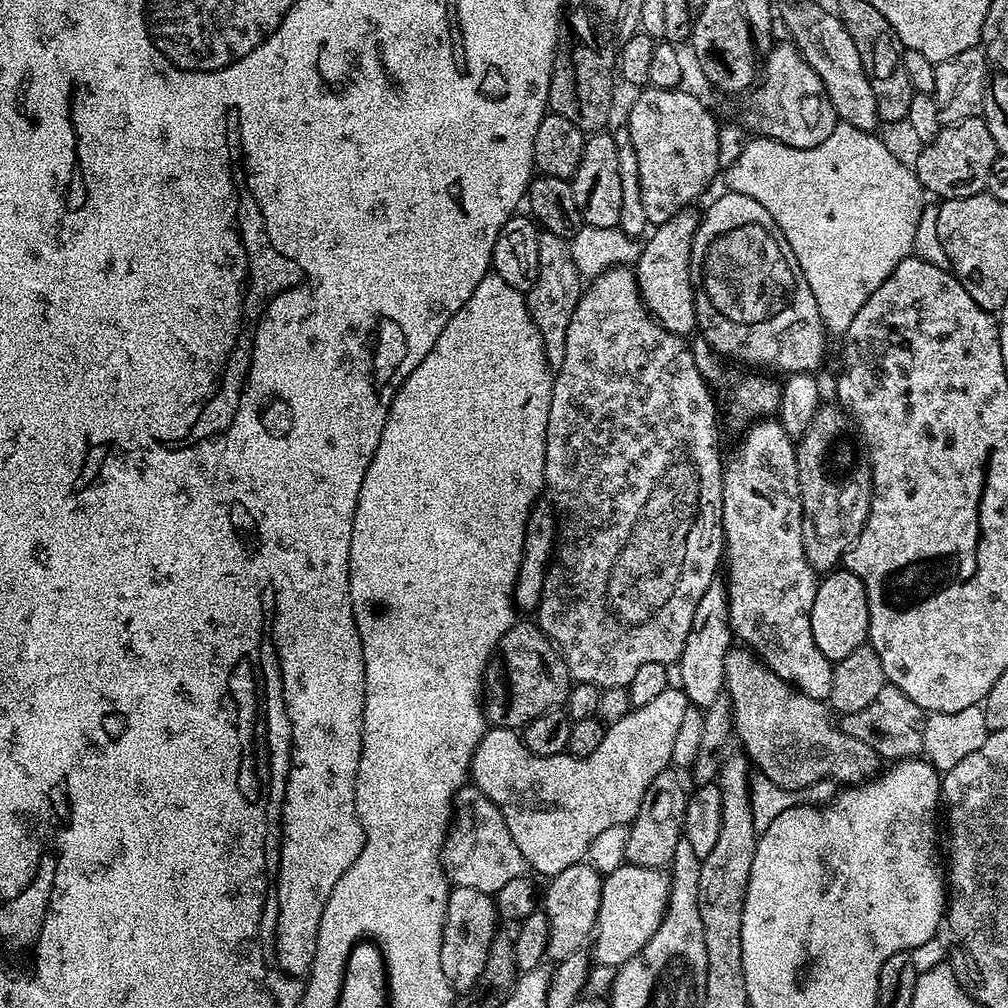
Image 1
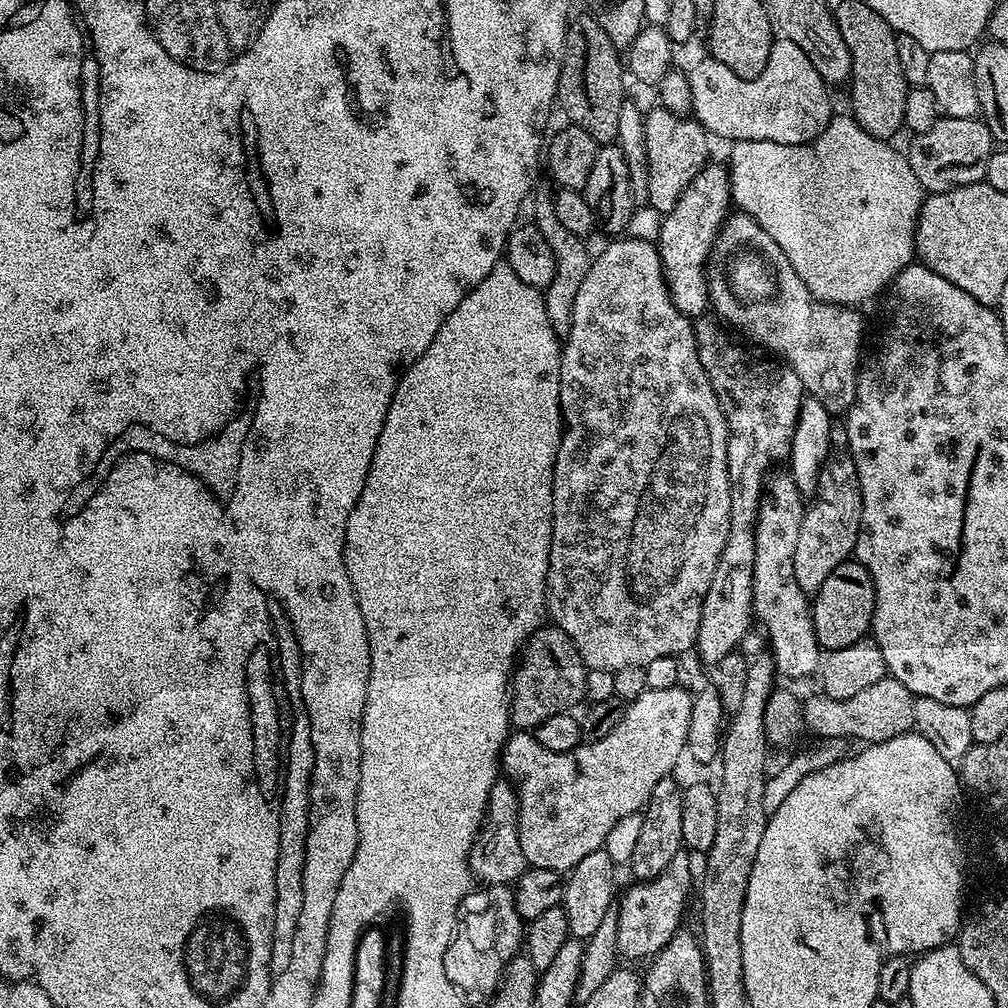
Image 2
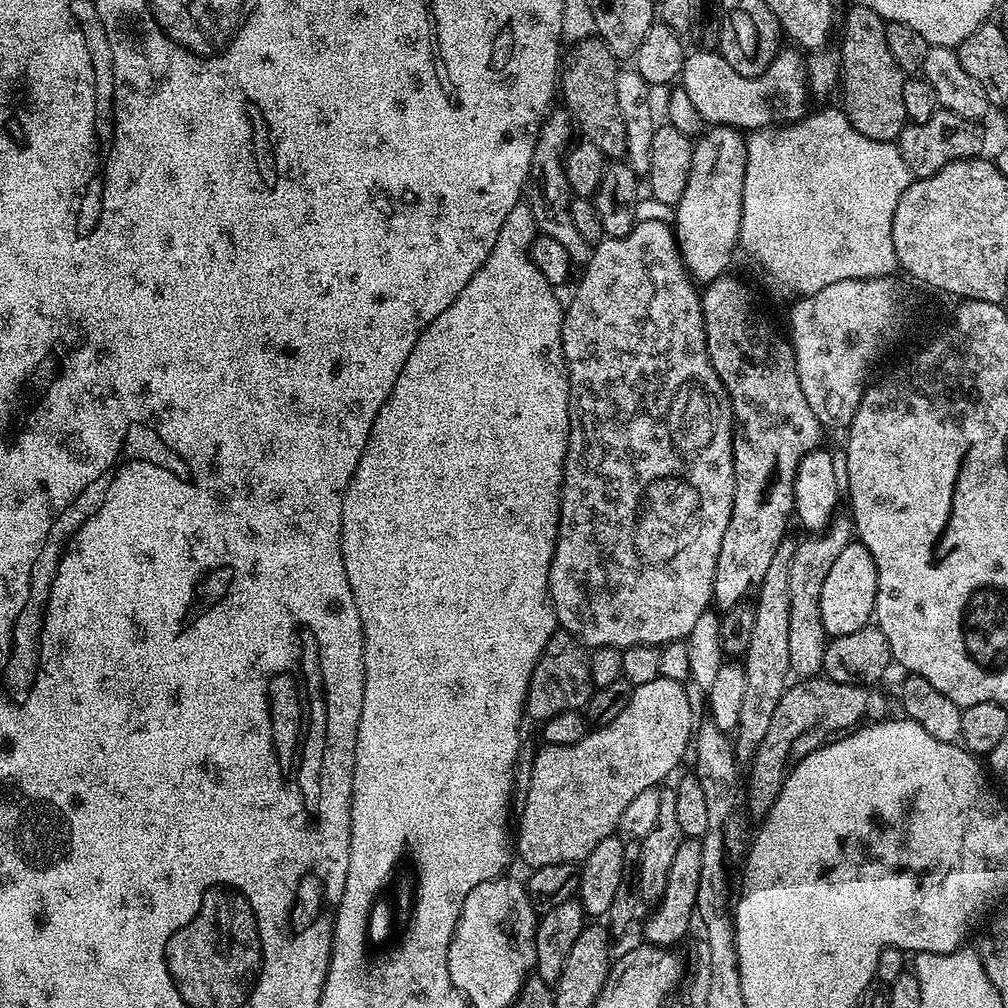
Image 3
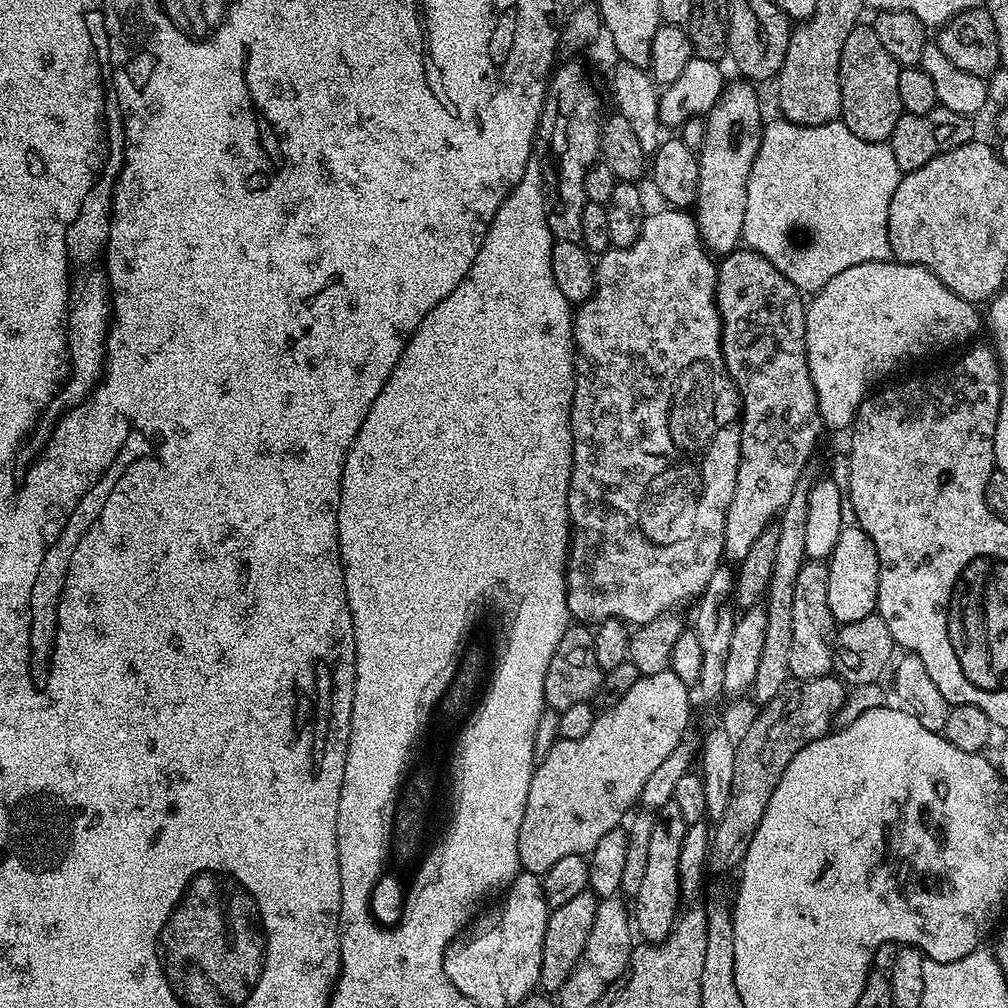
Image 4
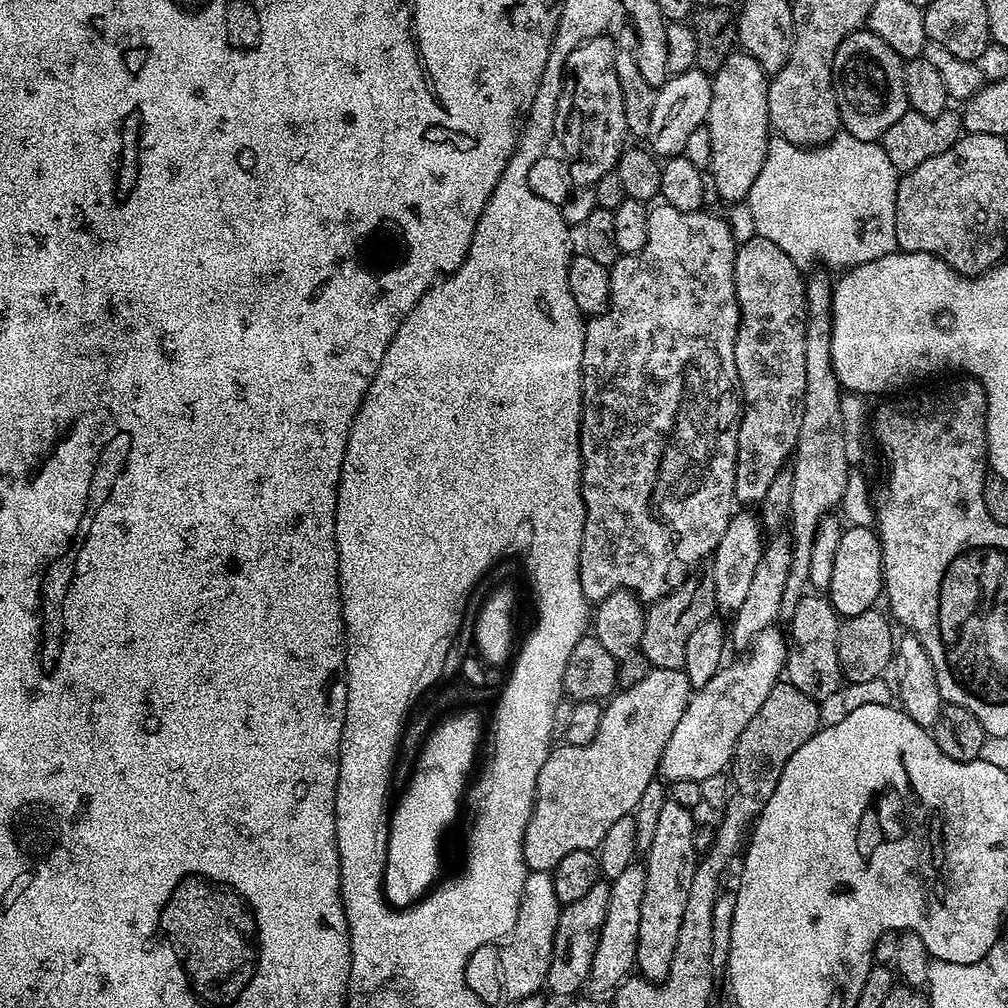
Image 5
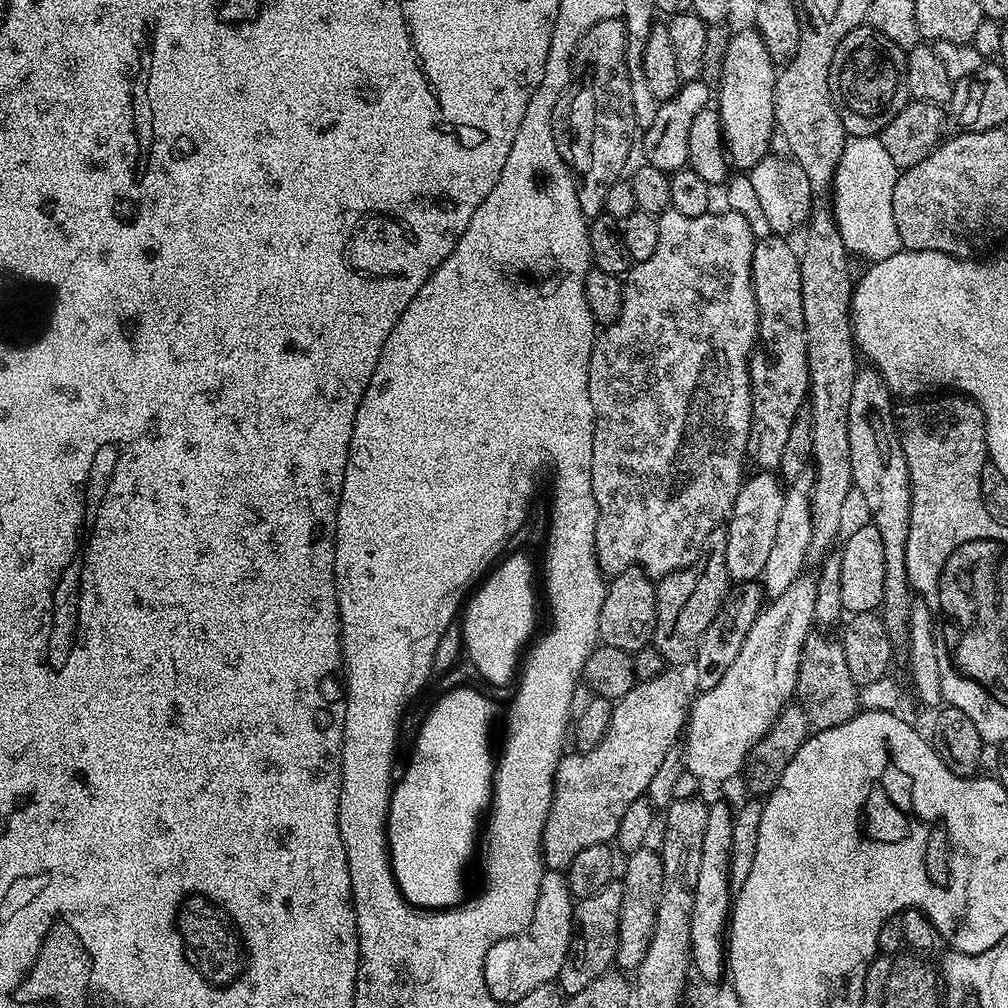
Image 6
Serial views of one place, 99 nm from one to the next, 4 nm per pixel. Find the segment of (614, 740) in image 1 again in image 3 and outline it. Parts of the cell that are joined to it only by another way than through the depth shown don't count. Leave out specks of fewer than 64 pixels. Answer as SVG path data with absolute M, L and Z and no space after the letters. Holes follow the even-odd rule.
M665 676L654 678L654 682L637 684L632 689L626 710L622 710L610 726L592 728L581 740L574 742L574 746L540 746L536 757L530 760L532 777L528 791L522 796L524 809L520 812L520 829L514 832L515 851L528 863L529 869L585 860L602 838L619 829L622 810L626 810L642 790L660 786L679 766L680 759L689 755L694 740L694 723L692 704L684 687L681 681Z

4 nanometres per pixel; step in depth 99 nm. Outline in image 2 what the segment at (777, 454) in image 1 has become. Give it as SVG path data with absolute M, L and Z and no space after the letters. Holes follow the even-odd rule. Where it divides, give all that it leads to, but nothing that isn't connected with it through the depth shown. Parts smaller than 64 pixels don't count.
M772 474L767 477L764 494L760 498L760 509L756 515L752 610L758 624L764 627L764 632L768 635L769 646L767 645L767 647L770 649L772 662L776 666L777 673L781 677L789 676L792 680L804 680L807 676L815 677L822 667L822 649L816 640L810 598L802 590L802 586L798 586L798 578L794 578L794 546L798 546L798 530L802 526L806 502L791 475L776 475Z

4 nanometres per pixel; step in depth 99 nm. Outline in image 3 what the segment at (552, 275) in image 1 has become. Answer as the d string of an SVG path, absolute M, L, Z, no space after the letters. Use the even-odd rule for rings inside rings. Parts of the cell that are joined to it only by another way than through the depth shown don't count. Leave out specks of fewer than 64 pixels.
M553 111L540 127L540 137L534 146L532 175L526 185L526 203L537 229L543 235L555 238L566 254L570 254L573 265L583 266L592 257L593 245L588 244L586 238L581 238L574 222L570 222L570 206L574 197L564 173L566 153L574 140L574 121L567 111L559 111Z

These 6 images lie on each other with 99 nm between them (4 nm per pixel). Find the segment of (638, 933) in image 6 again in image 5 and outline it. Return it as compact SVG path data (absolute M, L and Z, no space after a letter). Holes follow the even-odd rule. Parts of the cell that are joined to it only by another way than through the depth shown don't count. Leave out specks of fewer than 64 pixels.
M633 862L618 874L618 878L610 881L610 906L606 906L606 922L602 922L602 930L598 938L598 946L594 954L594 962L590 966L588 983L589 993L608 992L620 987L622 981L636 968L636 951L638 950L638 922L642 922L642 896L646 894L646 874L644 865Z

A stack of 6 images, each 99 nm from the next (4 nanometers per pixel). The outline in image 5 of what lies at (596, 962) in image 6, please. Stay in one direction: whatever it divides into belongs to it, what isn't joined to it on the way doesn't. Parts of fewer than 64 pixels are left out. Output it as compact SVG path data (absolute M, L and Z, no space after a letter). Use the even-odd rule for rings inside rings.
M598 883L582 898L561 907L558 930L554 936L552 961L546 981L547 991L552 991L556 996L572 998L579 993L576 992L579 988L583 989L587 985L590 966L594 962L594 954L602 930L602 922L606 922L606 906L610 906L611 889L611 883Z

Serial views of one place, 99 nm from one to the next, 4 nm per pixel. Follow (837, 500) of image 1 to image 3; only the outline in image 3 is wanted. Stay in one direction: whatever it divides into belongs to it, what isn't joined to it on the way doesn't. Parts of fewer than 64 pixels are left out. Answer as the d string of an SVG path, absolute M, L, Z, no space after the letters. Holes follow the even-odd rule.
M837 514L832 523L819 534L800 540L790 562L790 666L800 678L812 678L824 667L824 651L830 639L822 626L822 582L830 574L838 554L854 540L854 525L847 515Z

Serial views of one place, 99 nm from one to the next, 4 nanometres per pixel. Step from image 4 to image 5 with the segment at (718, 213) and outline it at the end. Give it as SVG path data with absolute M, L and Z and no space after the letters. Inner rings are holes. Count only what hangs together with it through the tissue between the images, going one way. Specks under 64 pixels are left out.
M734 50L711 81L712 97L706 121L710 130L710 184L716 187L722 199L744 202L750 194L750 186L754 186L754 178L758 178L758 170L762 170L762 162L766 162L770 139L769 77L750 53Z

